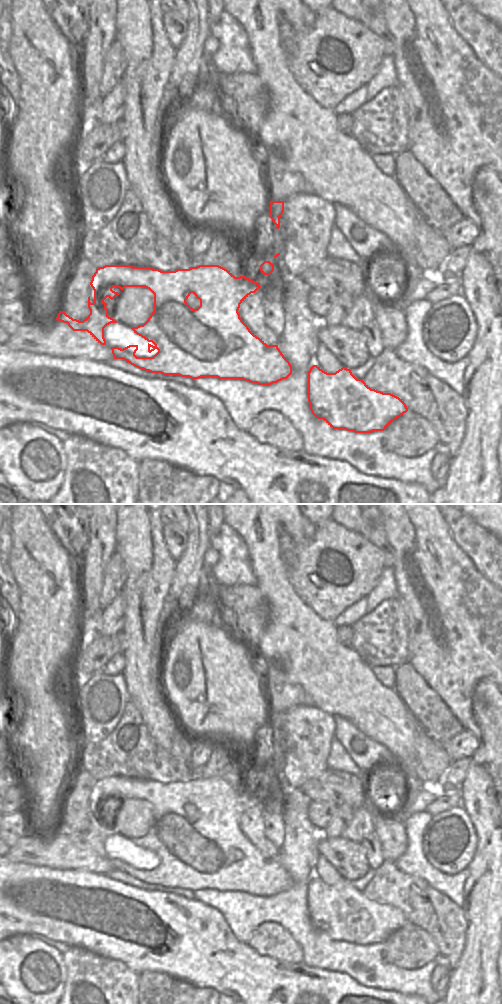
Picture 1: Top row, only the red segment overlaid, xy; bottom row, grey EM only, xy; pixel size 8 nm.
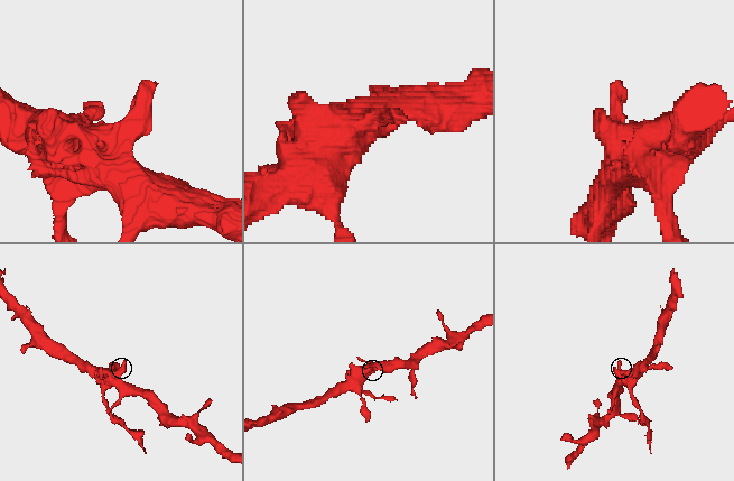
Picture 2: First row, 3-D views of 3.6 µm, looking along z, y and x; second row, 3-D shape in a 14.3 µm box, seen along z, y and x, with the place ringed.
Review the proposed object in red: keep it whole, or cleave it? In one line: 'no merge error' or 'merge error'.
no merge error

